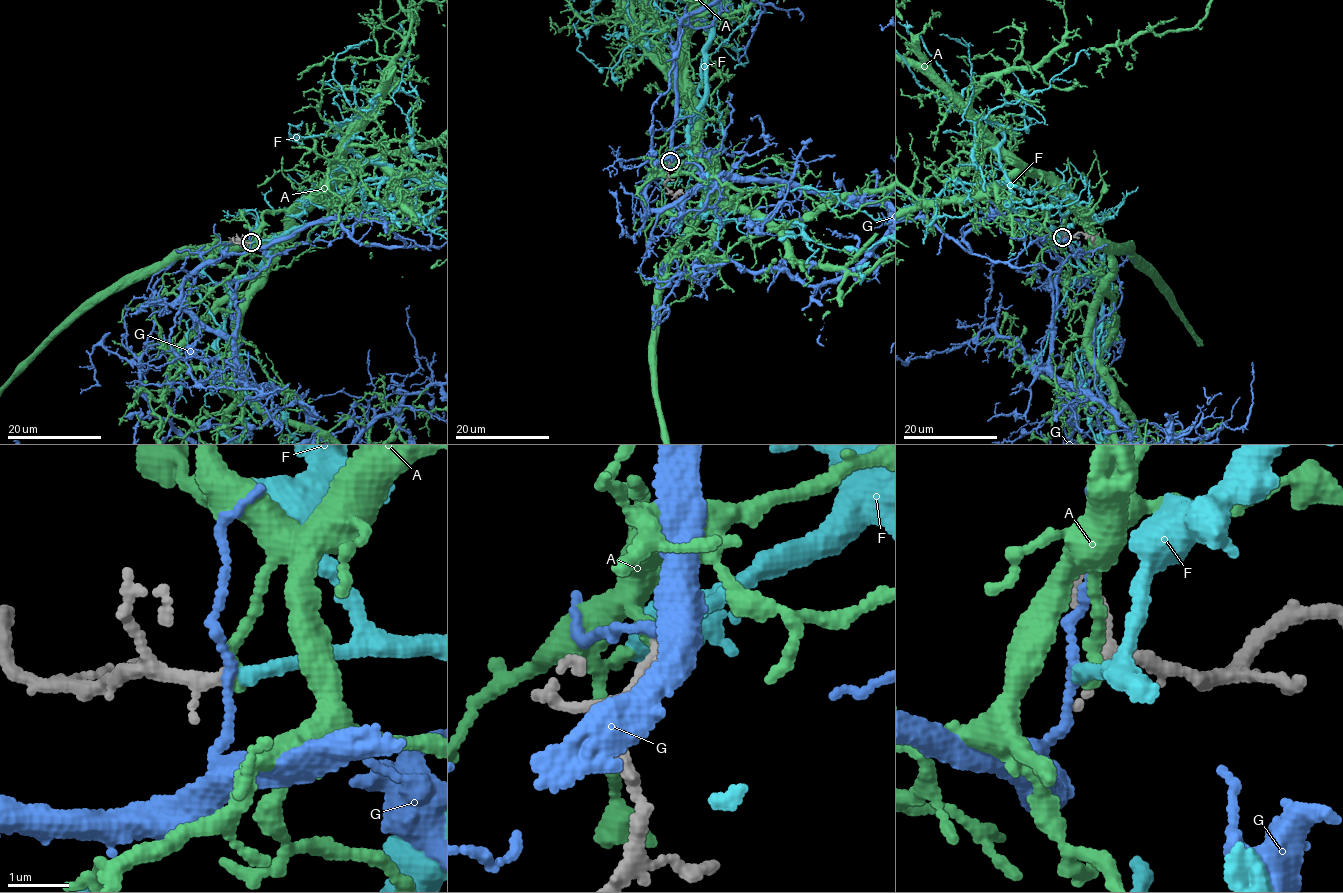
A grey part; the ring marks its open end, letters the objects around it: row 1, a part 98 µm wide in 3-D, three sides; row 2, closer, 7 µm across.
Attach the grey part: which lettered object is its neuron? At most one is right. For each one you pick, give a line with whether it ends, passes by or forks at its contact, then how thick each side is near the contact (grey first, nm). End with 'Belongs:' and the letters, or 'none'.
F: it ends | 240/240 nm
Belongs: F

